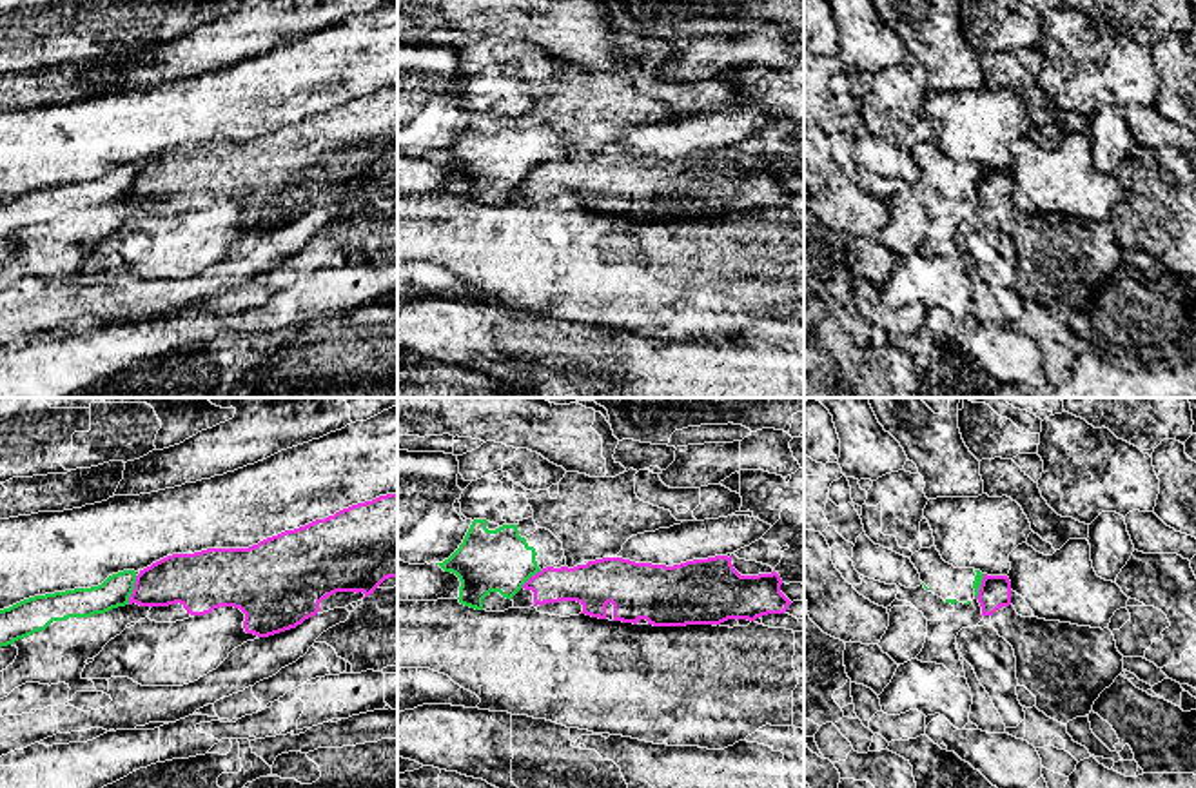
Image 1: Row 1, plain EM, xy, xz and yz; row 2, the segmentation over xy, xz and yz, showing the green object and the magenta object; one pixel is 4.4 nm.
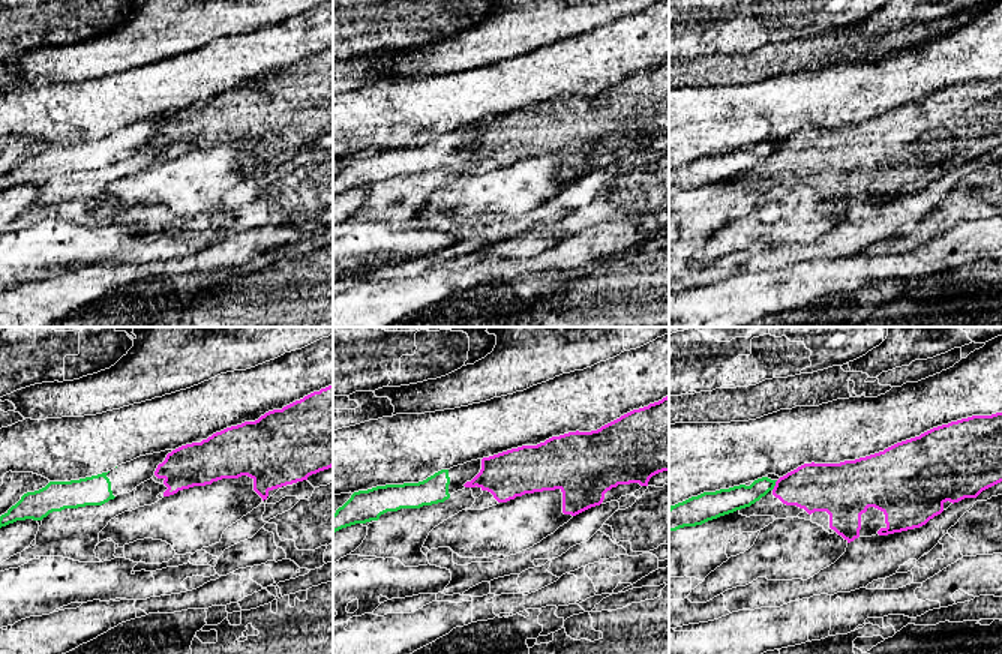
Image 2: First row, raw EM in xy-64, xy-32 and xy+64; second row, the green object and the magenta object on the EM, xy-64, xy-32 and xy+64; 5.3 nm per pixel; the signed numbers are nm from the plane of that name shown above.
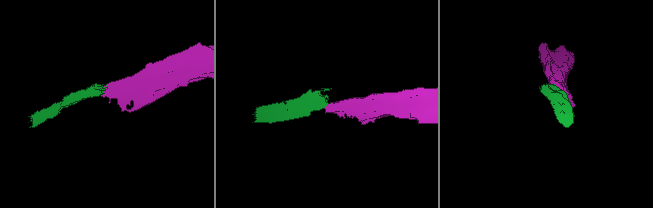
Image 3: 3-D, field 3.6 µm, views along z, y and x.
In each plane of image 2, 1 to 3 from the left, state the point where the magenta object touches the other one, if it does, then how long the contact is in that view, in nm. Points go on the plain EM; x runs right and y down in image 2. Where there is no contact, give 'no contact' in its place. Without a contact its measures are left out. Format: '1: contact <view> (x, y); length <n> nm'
1: no contact
2: no contact
3: contact xy+64 (774, 149); length 70 nm

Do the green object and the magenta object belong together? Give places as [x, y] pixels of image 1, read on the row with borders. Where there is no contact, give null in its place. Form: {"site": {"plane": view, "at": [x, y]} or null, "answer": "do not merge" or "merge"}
{"site": {"plane": "xy", "at": [133, 589]}, "answer": "do not merge"}

